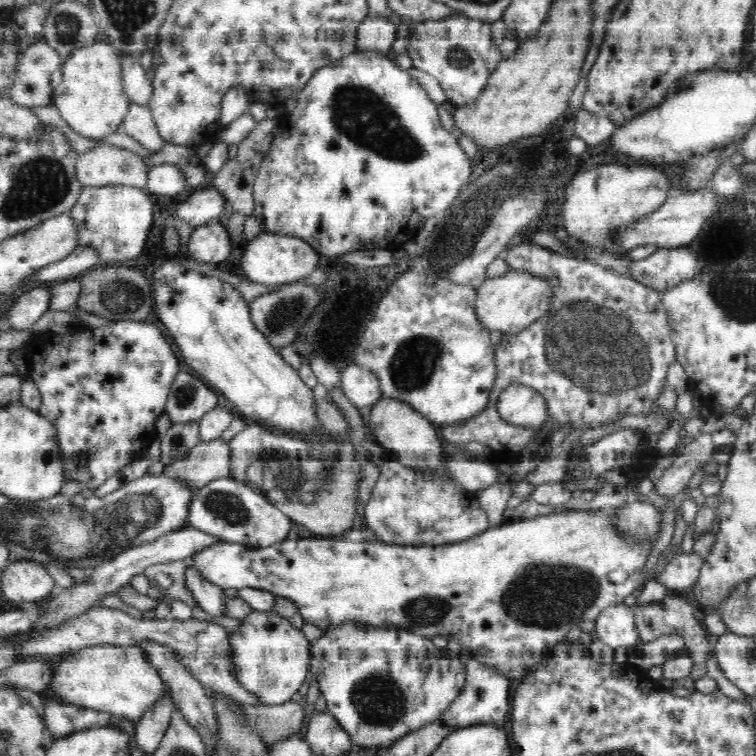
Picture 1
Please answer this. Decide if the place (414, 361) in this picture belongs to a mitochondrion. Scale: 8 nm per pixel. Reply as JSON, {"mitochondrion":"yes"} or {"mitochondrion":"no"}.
{"mitochondrion":"yes"}

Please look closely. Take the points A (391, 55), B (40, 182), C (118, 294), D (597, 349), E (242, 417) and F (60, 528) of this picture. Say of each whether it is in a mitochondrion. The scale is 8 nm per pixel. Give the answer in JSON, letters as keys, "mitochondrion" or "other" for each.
{"A":"other","B":"mitochondrion","C":"mitochondrion","D":"mitochondrion","E":"other","F":"mitochondrion"}

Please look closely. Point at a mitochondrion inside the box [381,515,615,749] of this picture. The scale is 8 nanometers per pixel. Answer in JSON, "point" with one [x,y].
{"point":[544,595]}

